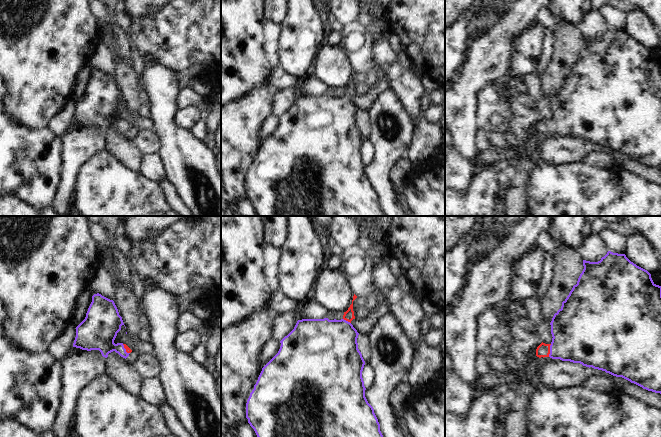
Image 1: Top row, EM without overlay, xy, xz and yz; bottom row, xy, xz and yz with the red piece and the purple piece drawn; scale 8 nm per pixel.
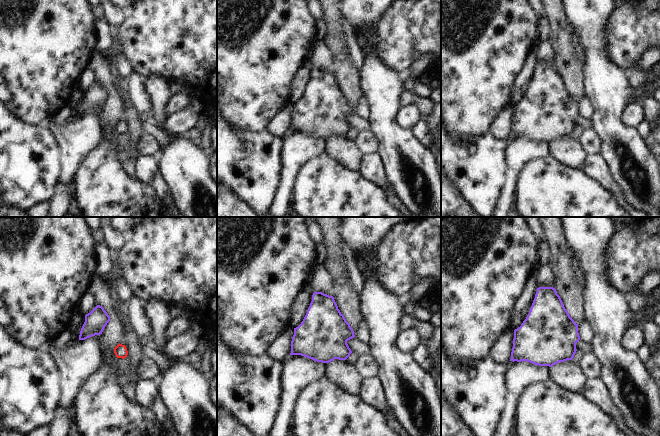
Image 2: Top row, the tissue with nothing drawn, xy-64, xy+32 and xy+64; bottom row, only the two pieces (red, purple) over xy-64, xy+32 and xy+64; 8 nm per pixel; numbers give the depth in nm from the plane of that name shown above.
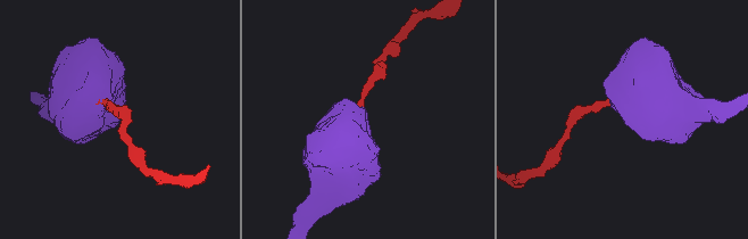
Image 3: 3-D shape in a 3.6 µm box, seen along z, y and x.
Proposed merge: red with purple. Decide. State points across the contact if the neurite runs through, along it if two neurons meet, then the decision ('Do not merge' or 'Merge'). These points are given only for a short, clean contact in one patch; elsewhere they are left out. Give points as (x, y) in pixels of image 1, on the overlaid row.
Path across: yz (543, 350), (549, 350), (557, 350), (577, 337). Merge

